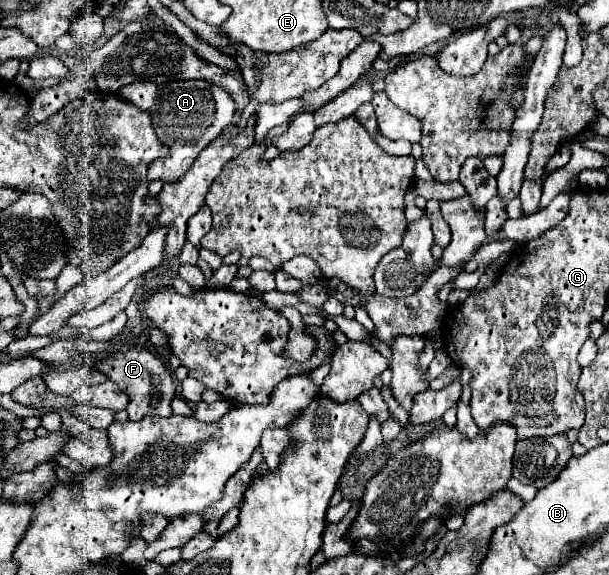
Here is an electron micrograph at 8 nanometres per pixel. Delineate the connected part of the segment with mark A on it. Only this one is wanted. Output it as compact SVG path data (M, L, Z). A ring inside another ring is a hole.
M176 80L168 84L152 84L152 82L134 82L122 86L118 96L132 102L134 106L146 110L152 118L154 132L162 144L168 146L168 156L154 160L148 166L146 180L162 180L164 184L180 180L184 172L192 166L196 156L212 142L220 132L232 124L232 116L236 112L234 100L218 86L206 80Z

